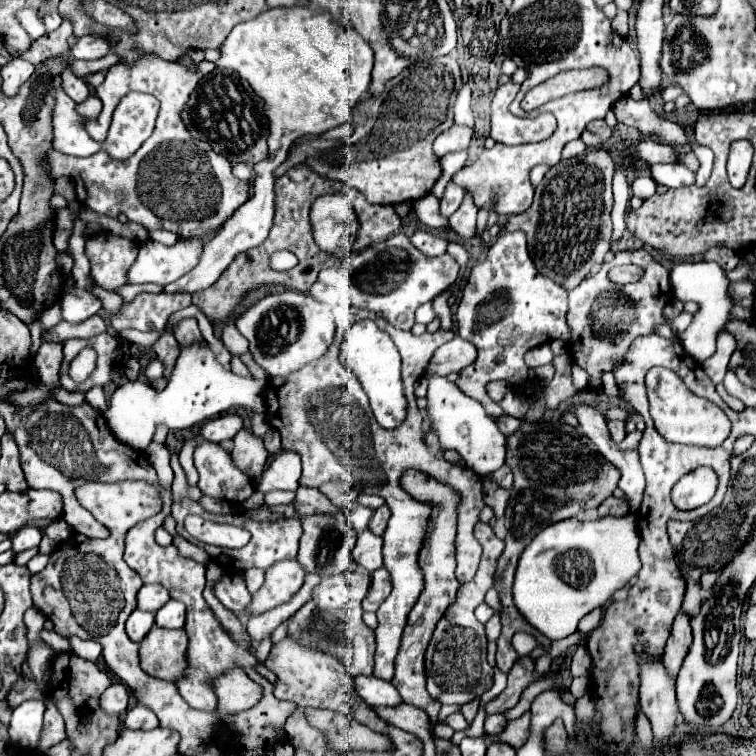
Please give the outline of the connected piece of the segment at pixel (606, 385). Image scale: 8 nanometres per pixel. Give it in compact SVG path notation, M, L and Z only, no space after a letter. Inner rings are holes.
M606 372L602 375L602 385L604 394L610 394L610 396L620 396L620 398L622 398L622 392L618 390L618 384L616 384L616 380L612 372Z

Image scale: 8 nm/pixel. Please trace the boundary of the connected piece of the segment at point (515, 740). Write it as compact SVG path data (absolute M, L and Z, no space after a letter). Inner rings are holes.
M524 714L522 718L508 722L508 728L502 734L498 734L498 736L484 736L484 738L488 742L504 742L504 744L510 744L510 746L514 746L518 750L528 740L528 734L530 734L530 730L528 730L530 722L528 720L530 720L530 716Z

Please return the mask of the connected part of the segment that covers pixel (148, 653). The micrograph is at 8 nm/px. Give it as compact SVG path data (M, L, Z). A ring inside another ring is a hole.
M154 626L140 644L140 666L146 674L178 682L186 670L188 636L184 630L164 630Z

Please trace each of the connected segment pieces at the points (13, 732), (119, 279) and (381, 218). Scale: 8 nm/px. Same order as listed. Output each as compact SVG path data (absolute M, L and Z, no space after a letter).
M26 700L18 708L14 708L12 720L8 726L10 740L14 746L22 750L38 748L44 710L46 710L44 700Z
M90 234L86 238L86 256L92 266L92 278L98 286L104 290L114 290L126 284L126 272L134 264L134 258L138 254L138 242L128 238L98 238L98 234Z
M332 180L332 192L344 192L352 200L354 210L358 214L360 234L354 244L354 250L390 238L402 224L402 220L396 216L396 212L390 206L370 204L356 188L350 188L350 184L346 182Z

